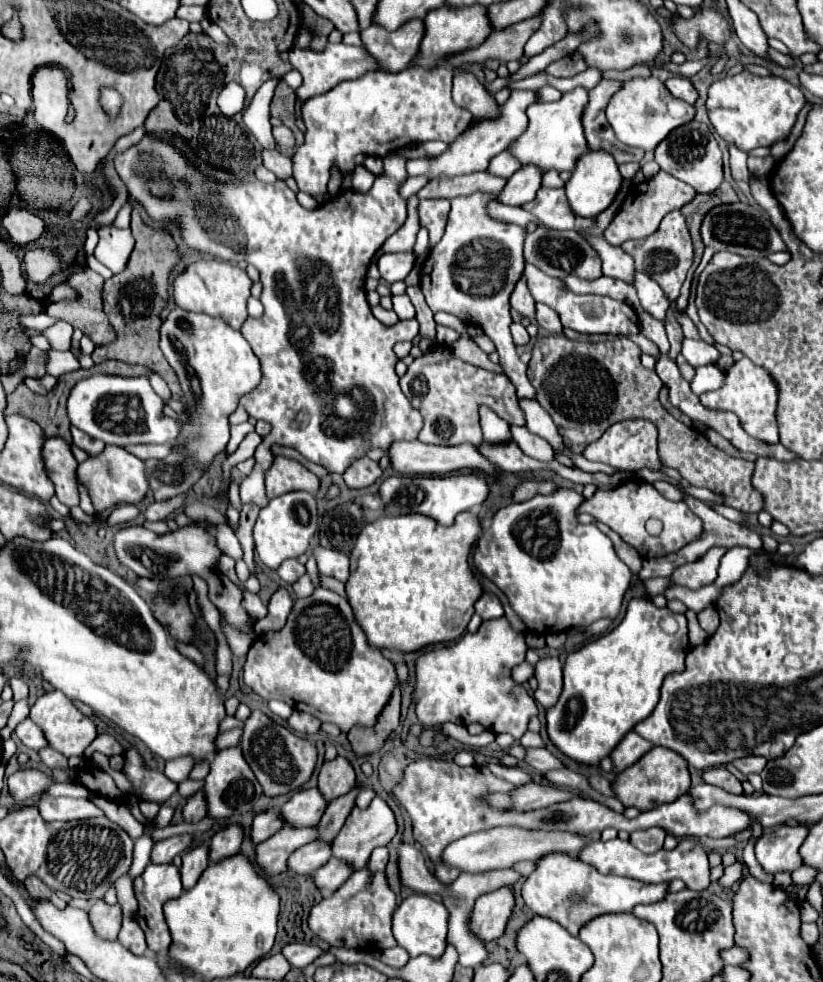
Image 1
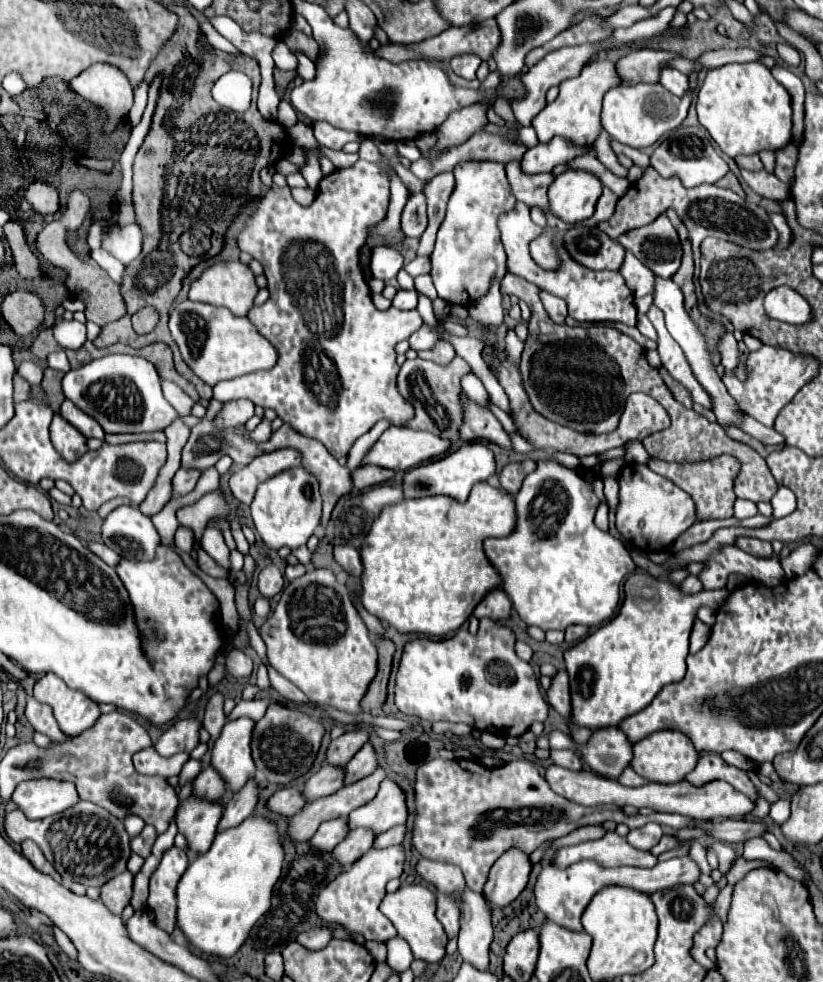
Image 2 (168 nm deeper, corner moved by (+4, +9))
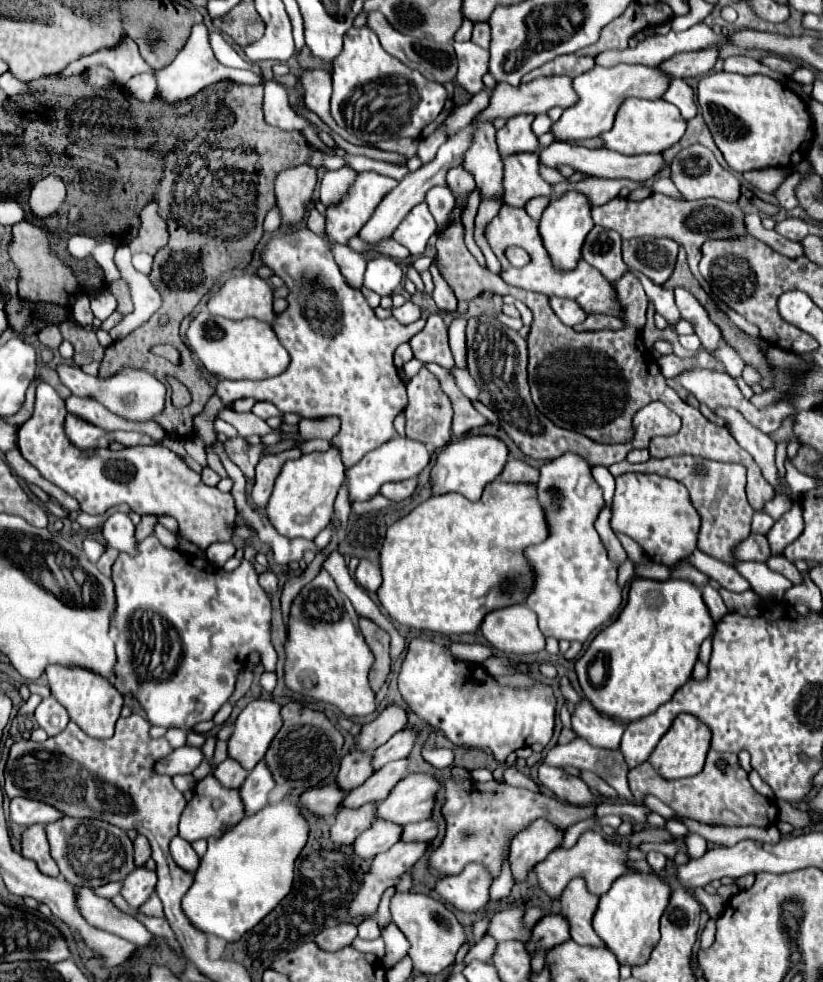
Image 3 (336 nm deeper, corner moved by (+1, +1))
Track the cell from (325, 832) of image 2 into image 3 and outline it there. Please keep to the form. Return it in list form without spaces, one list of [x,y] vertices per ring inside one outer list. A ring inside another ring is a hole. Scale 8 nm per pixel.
[[[377,803],[363,805],[361,809],[341,809],[337,813],[335,825],[331,827],[331,839],[339,845],[351,845],[375,819]]]

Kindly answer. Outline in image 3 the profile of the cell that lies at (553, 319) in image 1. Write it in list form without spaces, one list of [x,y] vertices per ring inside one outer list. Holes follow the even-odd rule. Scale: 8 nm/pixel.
[[[551,297],[549,301],[551,301],[551,307],[553,307],[553,311],[557,313],[557,317],[559,317],[565,325],[569,325],[569,327],[573,327],[573,325],[577,325],[577,323],[583,323],[583,321],[587,319],[587,313],[585,313],[585,311],[577,305],[577,301],[573,301],[573,299]]]

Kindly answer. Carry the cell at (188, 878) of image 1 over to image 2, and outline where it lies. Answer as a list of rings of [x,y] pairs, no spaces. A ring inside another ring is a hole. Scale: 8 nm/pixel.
[[[188,797],[184,805],[178,809],[178,831],[186,837],[188,841],[188,857],[194,859],[200,853],[206,853],[216,837],[216,825],[222,815],[222,805],[220,803],[210,803],[202,801],[196,797]]]

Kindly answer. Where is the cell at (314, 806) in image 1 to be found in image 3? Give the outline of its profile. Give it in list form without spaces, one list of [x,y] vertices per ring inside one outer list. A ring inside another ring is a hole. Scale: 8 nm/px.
[[[353,749],[351,753],[347,753],[341,759],[341,769],[337,773],[337,785],[345,791],[359,787],[375,771],[371,761],[373,761],[373,753],[363,753],[359,749]]]

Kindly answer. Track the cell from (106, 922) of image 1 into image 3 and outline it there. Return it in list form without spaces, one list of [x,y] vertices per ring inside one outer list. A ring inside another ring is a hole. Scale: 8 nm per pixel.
[[[137,867],[129,877],[123,881],[121,895],[127,899],[131,907],[141,907],[155,891],[157,885],[157,873],[147,867]]]

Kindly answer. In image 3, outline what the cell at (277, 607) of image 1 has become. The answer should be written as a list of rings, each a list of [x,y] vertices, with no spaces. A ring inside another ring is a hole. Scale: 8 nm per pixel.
[[[265,571],[259,575],[259,585],[267,591],[267,593],[275,593],[277,591],[277,575],[273,571]]]

